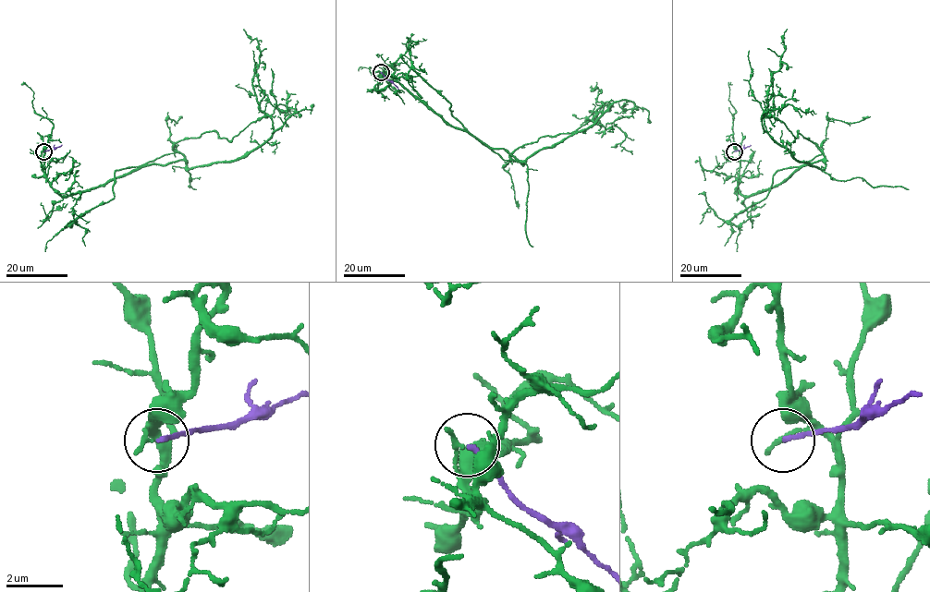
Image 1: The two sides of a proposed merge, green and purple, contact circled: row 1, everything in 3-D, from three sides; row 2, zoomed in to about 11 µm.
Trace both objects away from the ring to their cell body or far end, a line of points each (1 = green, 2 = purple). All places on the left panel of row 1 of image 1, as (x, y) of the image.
1: (43, 151), (43, 176), (72, 196), (146, 165), (236, 160), (298, 112), (279, 104), (295, 114)
2: (43, 151), (62, 145)

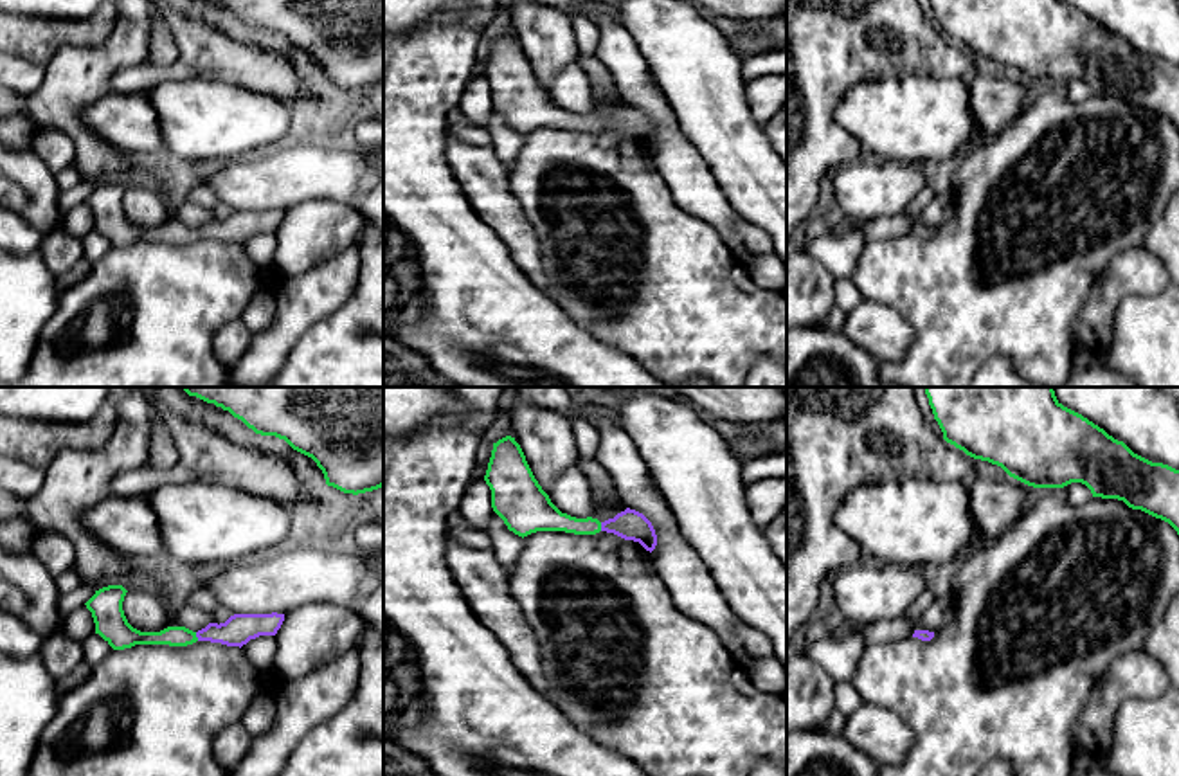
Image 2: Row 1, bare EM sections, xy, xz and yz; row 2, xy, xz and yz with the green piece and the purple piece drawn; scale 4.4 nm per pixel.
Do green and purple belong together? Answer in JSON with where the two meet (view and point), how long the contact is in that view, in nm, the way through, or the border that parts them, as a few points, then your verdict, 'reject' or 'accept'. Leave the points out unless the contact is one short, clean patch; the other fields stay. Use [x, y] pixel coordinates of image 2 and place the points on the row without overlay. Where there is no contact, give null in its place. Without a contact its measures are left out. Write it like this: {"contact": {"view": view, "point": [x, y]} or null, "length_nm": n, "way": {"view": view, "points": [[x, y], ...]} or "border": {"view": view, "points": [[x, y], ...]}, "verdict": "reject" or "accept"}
{"contact": {"view": "xy", "point": [195, 233]}, "length_nm": 40, "way": {"view": "xy", "points": [[175, 233], [195, 233], [234, 229], [238, 225]]}, "verdict": "accept"}

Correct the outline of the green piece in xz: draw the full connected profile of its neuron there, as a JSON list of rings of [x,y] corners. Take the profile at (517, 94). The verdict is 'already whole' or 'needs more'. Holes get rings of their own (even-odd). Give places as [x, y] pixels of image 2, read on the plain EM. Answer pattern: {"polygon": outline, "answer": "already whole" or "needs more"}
{"polygon": [[[506,32],[493,40],[484,72],[491,86],[491,104],[509,128],[527,133],[536,128],[565,128],[574,131],[614,130],[639,139],[646,148],[657,142],[652,119],[639,108],[626,104],[614,115],[576,115],[562,110],[535,76],[526,52],[515,34]]], "answer": "needs more"}

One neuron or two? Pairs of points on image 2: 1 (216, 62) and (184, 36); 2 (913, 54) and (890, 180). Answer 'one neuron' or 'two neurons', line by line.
1: one neuron
2: two neurons

